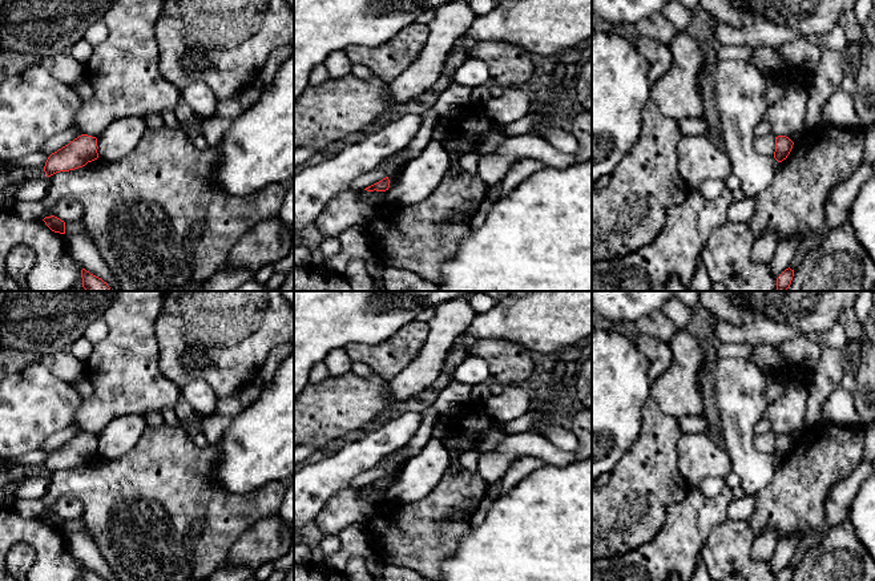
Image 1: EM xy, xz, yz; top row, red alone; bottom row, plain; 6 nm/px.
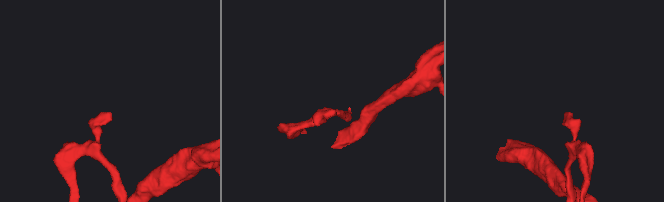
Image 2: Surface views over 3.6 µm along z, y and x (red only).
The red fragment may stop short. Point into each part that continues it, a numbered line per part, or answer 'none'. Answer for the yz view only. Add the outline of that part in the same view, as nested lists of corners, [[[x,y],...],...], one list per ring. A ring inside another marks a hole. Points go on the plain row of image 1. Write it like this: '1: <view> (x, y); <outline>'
none

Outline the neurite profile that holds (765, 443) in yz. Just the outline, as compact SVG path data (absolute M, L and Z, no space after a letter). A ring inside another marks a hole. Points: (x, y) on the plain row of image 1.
M769 432L769 433L757 435L755 445L757 445L759 452L774 455L775 433Z

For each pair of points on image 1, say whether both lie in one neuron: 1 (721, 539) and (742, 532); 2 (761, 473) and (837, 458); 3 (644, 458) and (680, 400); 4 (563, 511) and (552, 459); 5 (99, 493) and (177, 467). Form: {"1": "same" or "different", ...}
{"1": "same", "2": "different", "3": "different", "4": "different", "5": "same"}

